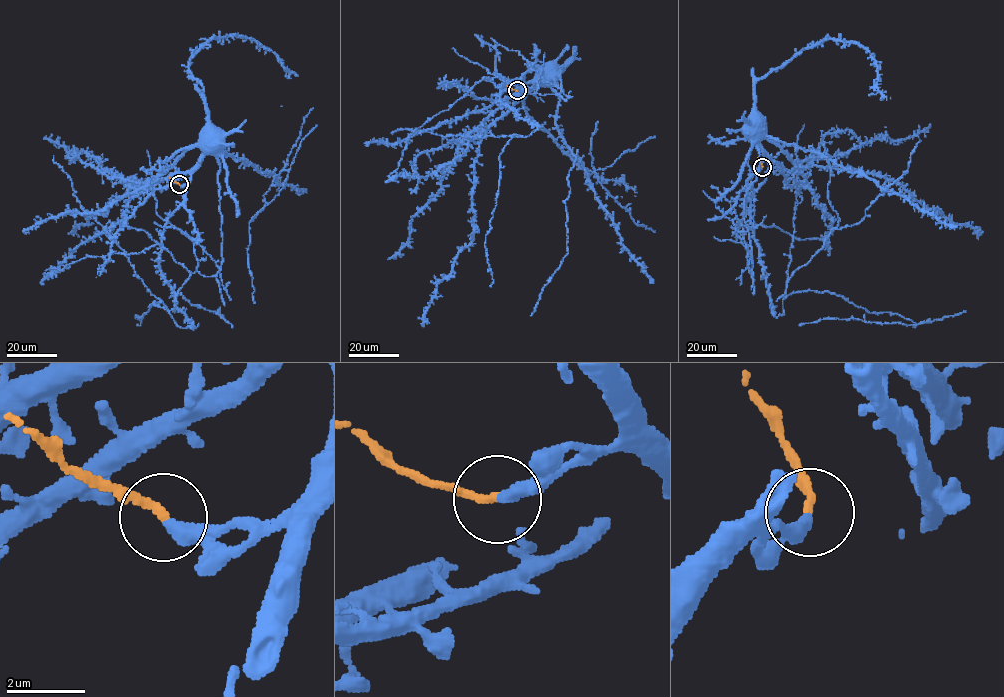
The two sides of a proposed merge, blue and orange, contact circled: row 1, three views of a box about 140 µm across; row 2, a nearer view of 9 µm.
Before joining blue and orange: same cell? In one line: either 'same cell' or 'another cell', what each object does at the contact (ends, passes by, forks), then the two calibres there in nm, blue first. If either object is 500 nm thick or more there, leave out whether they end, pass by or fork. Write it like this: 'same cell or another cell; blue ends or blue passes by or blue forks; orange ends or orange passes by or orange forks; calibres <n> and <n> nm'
another cell; blue ends; orange ends; calibres 400 and 220 nm

